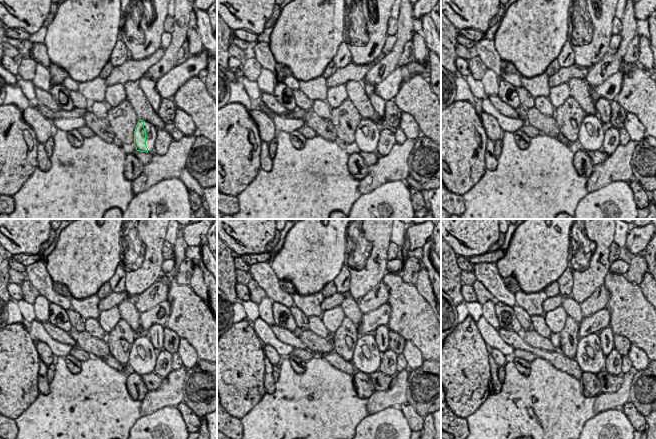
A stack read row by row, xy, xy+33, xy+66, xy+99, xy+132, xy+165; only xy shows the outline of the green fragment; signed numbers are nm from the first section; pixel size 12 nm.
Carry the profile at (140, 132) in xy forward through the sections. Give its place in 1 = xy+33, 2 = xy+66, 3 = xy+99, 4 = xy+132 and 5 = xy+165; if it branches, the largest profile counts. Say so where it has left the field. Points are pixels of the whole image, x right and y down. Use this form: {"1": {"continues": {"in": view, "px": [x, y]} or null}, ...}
{"1": {"continues": {"in": "xy+33", "px": [362, 134]}}, "2": {"continues": {"in": "xy+66", "px": [585, 131]}}, "3": {"continues": {"in": "xy+99", "px": [138, 346]}}, "4": {"continues": {"in": "xy+132", "px": [362, 345]}}, "5": {"continues": {"in": "xy+165", "px": [582, 350]}}}

